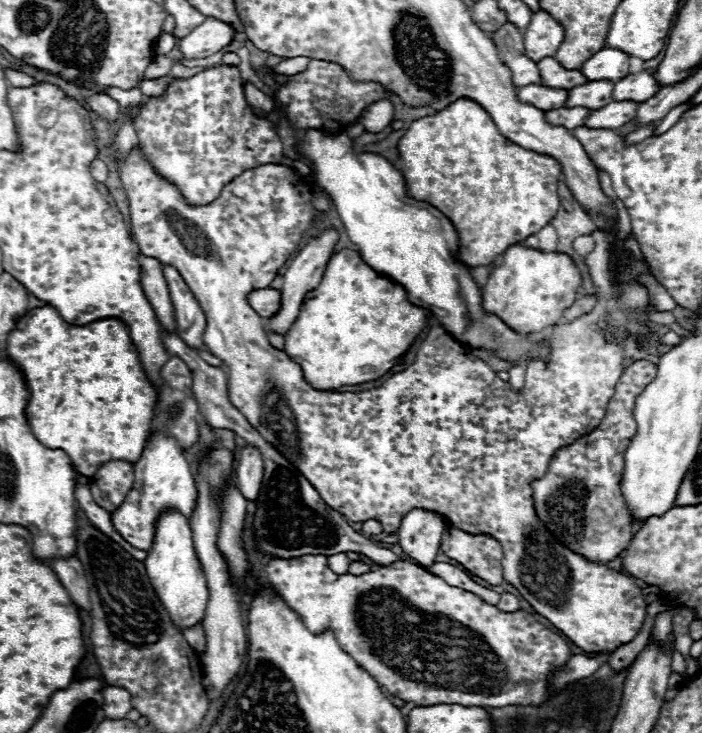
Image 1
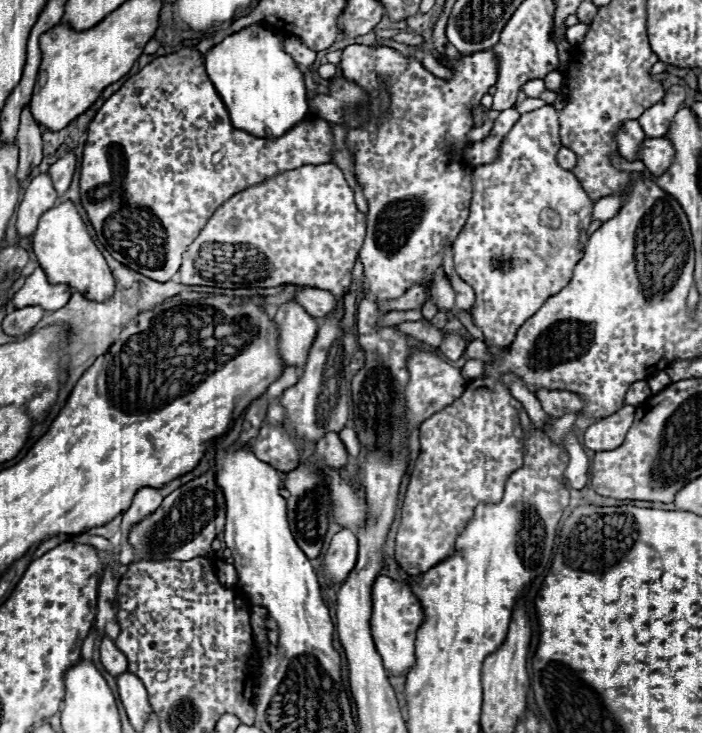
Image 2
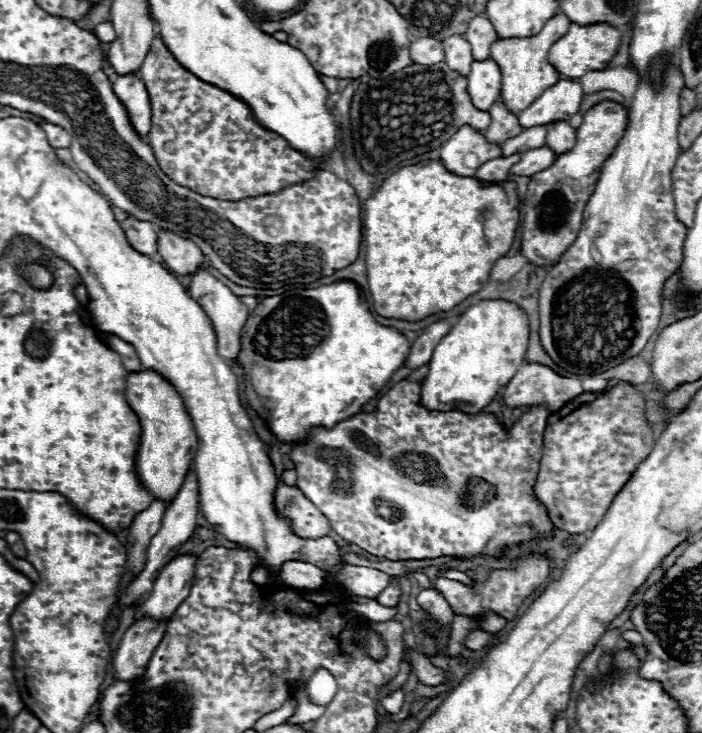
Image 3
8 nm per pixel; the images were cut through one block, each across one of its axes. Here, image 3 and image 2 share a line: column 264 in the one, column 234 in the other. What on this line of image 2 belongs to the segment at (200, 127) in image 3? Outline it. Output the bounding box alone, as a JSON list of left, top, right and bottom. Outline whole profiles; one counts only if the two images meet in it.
[80,46,332,282]

